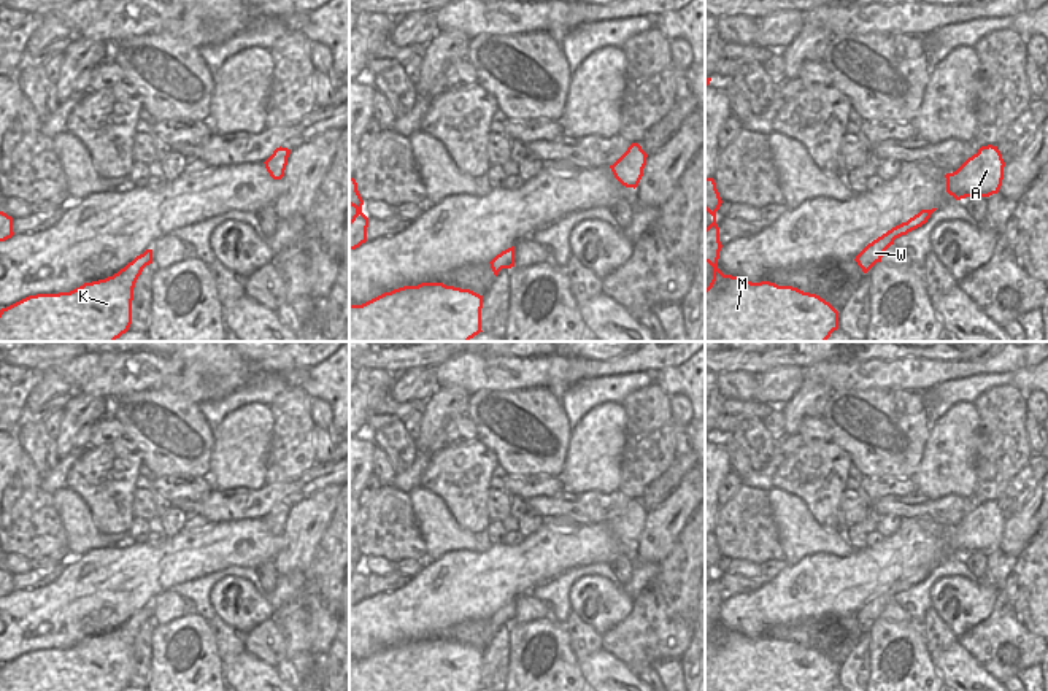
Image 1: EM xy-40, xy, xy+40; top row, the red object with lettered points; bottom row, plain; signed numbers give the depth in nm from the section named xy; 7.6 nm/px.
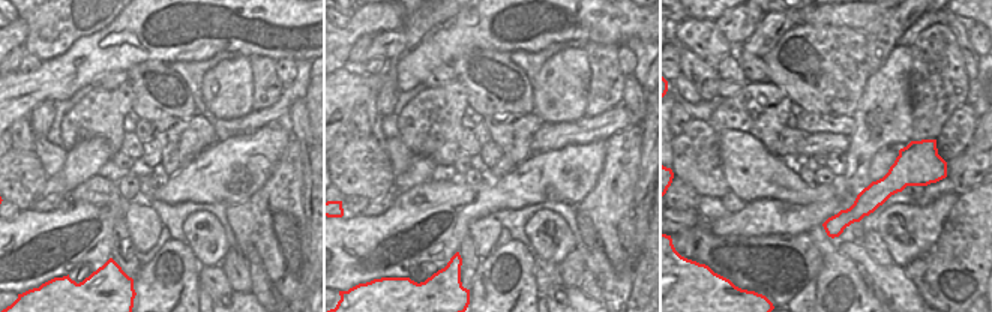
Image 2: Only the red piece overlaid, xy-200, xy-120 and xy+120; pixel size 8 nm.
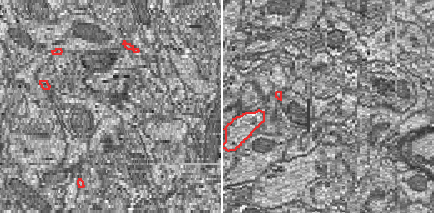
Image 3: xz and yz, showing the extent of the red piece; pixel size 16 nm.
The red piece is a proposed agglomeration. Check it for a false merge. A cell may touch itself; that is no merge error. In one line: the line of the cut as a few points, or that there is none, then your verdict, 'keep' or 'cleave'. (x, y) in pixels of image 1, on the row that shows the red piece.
no cut | keep

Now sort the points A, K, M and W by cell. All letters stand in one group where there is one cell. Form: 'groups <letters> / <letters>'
groups A K M W

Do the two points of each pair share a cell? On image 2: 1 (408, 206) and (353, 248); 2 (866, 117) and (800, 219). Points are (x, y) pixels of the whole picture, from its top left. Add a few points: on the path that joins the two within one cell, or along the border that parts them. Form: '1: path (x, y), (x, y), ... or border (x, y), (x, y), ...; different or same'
1: path (395, 219), (366, 248); same
2: path (862, 147), (857, 173), (830, 207); same

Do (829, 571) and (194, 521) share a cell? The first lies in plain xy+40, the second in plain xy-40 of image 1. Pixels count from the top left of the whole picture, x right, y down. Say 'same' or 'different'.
different

